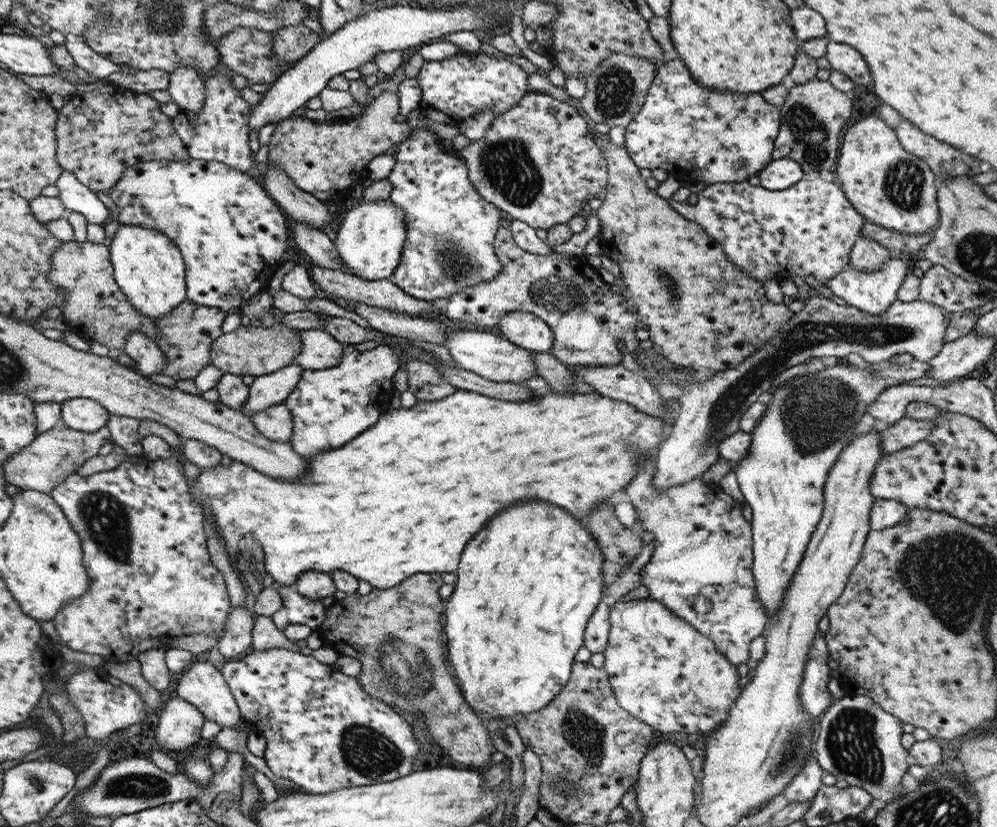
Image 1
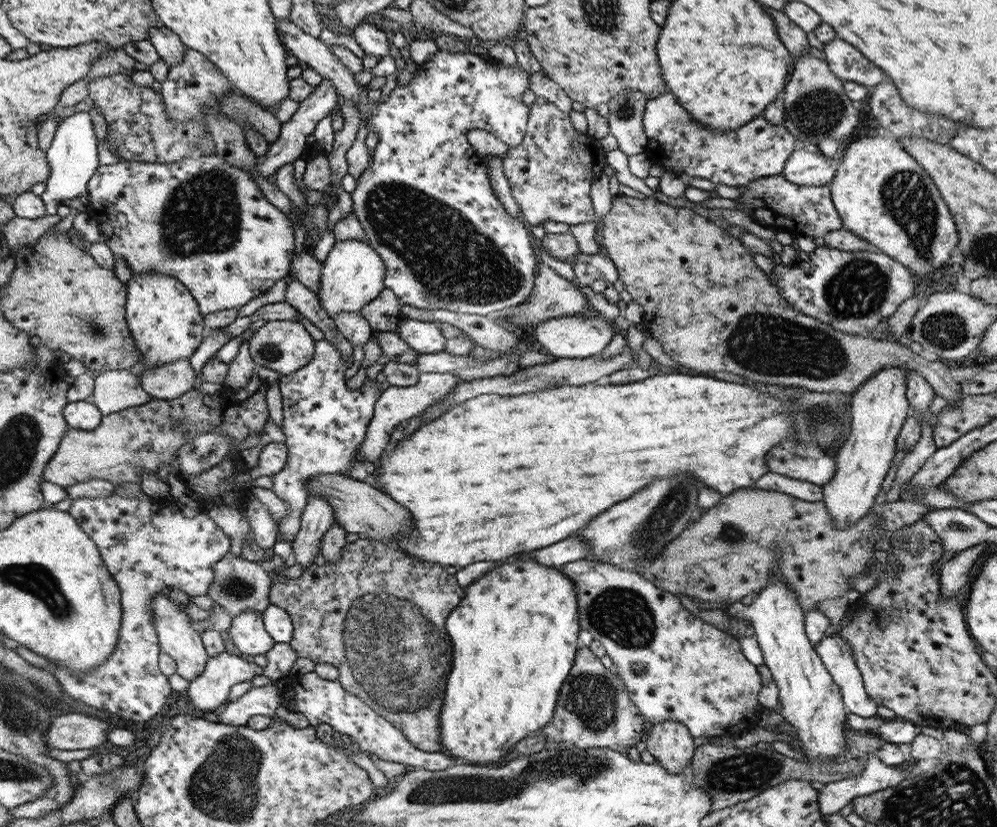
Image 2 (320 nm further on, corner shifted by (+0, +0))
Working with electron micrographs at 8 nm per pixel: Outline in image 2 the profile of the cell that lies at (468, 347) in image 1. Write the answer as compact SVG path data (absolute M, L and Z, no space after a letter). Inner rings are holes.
M404 318L397 327L397 333L408 343L408 346L422 354L446 350L448 340L434 323Z

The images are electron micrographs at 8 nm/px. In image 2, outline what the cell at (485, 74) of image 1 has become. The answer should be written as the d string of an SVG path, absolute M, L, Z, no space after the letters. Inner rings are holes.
M281 18L277 20L277 30L280 30L282 42L284 46L292 52L299 61L305 62L309 68L316 70L323 79L326 79L336 87L336 91L344 98L344 101L354 101L362 120L368 121L367 128L370 132L378 134L378 143L371 153L370 166L362 172L360 179L357 181L356 190L351 192L351 199L353 200L353 213L357 219L363 224L365 235L367 236L366 242L378 251L380 258L384 261L387 272L384 275L384 284L386 288L393 290L393 293L403 302L418 308L423 309L444 309L451 310L452 312L459 312L462 314L478 314L484 317L490 317L490 312L498 312L516 304L522 304L530 292L533 292L534 274L536 274L536 254L532 250L532 242L528 236L528 230L524 228L522 219L512 218L511 214L502 206L502 203L496 198L494 190L490 184L488 176L487 164L484 156L477 154L473 146L468 143L468 133L474 128L486 130L497 136L501 141L503 140L509 148L514 148L523 142L524 134L527 134L526 122L528 121L528 110L531 110L522 102L522 94L530 88L528 84L529 78L532 75L530 71L520 69L518 64L513 67L504 68L500 70L492 58L490 58L490 68L488 62L484 57L476 55L467 51L453 53L452 51L438 50L434 54L432 60L423 63L421 67L414 72L414 78L410 84L406 86L396 86L391 94L384 100L384 102L372 102L368 98L368 93L356 82L356 77L342 62L337 58L334 52L330 51L325 43L316 39L314 35L310 35L307 31L302 30L296 26L289 18Z

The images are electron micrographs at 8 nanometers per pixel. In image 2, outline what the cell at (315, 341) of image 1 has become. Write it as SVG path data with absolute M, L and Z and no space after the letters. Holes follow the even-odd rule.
M292 320L267 321L258 328L249 339L250 356L257 366L264 366L276 370L280 376L292 374L299 368L306 366L314 354L315 342L300 322Z

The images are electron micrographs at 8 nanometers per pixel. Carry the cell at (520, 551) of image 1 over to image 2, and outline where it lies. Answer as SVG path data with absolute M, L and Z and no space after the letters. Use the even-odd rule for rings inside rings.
M510 558L505 560L498 567L484 573L480 579L476 580L470 587L466 588L468 593L459 606L446 619L446 632L449 632L452 643L453 658L452 670L447 678L448 702L444 703L444 726L439 726L440 734L444 734L443 752L452 758L459 758L467 765L495 765L500 762L500 758L506 756L515 748L521 740L530 737L532 734L543 729L554 716L556 700L561 693L564 681L571 673L572 666L575 664L576 650L578 650L578 630L579 605L576 599L576 587L572 579L563 573L559 568L546 567L536 563L534 559Z

